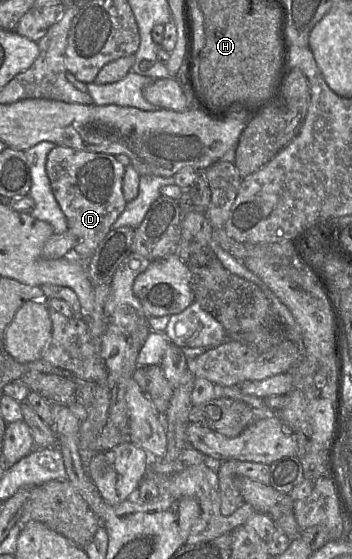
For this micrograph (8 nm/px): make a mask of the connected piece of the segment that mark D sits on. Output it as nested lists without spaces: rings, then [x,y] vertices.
[[[55,145],[46,160],[46,173],[56,201],[64,213],[68,230],[78,239],[72,256],[87,262],[124,211],[127,201],[122,184],[125,166],[113,155],[91,153]]]

